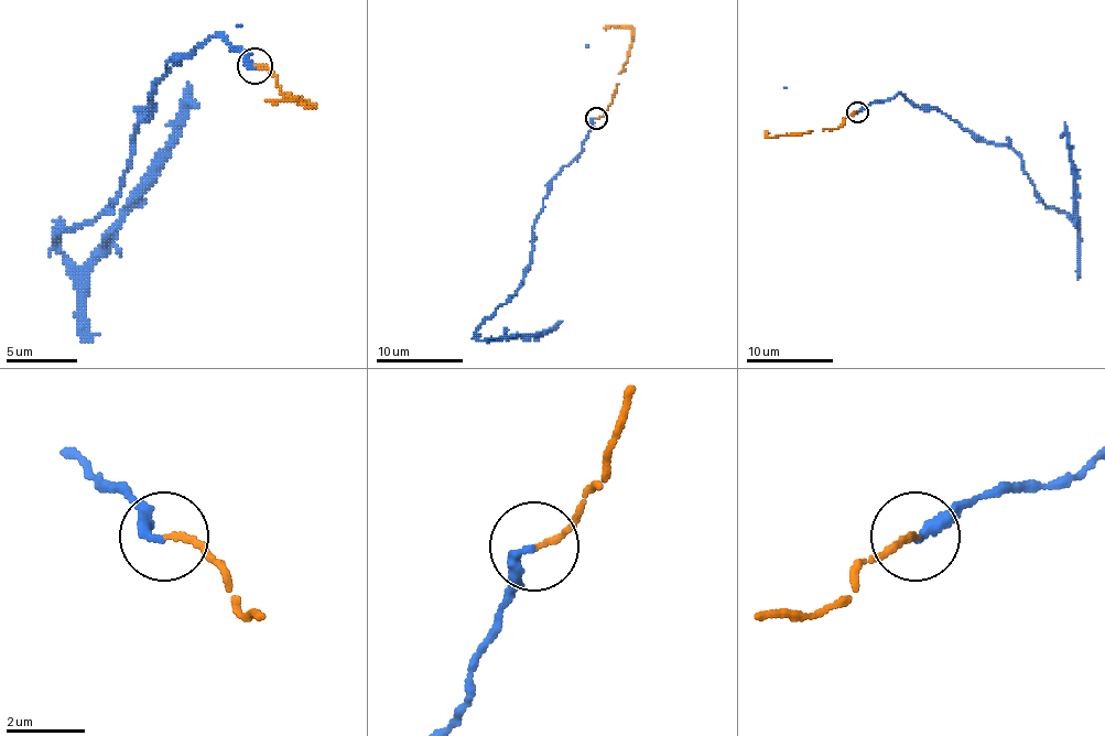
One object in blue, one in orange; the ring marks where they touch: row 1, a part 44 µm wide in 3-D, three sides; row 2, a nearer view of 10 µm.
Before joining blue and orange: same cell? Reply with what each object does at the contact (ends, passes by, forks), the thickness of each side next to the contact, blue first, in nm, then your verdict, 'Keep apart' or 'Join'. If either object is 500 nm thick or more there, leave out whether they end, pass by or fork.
At the ring blue ends. At the ring orange ends. Thickness 260 nm (blue) against 140 nm. Join

